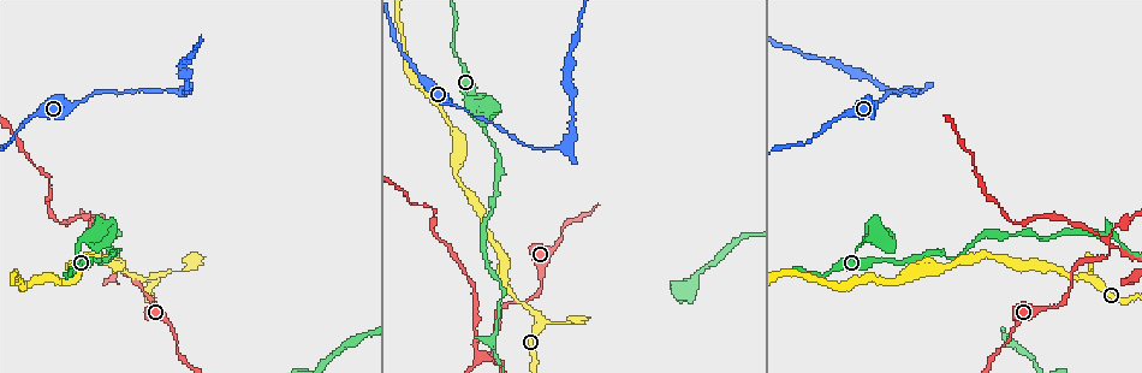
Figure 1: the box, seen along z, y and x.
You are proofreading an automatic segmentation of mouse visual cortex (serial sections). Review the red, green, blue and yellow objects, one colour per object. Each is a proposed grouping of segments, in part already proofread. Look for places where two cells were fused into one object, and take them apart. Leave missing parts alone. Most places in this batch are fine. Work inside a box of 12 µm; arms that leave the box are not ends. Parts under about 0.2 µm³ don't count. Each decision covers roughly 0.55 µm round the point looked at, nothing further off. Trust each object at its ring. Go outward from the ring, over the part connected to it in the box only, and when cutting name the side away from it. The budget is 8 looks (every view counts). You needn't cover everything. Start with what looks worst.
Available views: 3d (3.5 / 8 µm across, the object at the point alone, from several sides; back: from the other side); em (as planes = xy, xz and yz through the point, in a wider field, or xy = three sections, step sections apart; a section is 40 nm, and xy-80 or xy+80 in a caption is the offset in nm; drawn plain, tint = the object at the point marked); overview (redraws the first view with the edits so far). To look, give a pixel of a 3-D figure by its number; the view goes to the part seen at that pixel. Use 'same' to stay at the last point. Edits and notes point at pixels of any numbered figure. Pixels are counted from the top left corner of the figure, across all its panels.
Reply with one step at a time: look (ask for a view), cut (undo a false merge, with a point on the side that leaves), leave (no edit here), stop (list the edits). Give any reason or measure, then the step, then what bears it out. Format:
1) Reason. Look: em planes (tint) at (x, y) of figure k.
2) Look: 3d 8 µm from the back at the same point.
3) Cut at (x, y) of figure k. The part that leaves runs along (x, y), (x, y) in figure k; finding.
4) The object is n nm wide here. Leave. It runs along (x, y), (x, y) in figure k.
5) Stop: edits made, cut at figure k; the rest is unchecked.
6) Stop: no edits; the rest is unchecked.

Looks like a crossing. Look: 3d 3.5 µm at (476, 343) of figure 1.

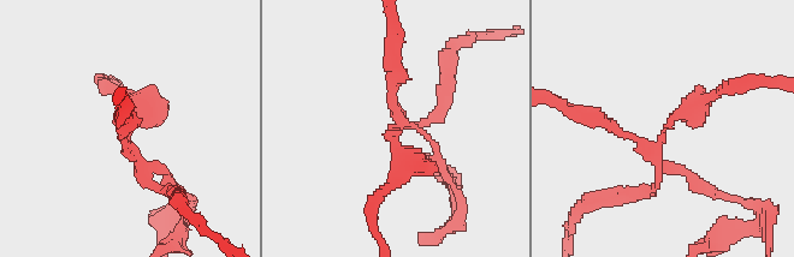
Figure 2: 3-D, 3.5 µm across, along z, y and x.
Shape alone is not enough. Look: em xy step 3 (tint) at (128, 150) of figure 2.

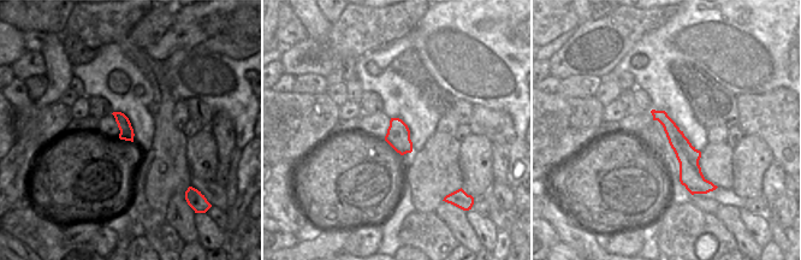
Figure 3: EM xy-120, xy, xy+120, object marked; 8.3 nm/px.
4 arms meet here; the arms are 100, 200, 200, 200 nm wide. Cut at (701, 184) of figure 2. A border runs along (680, 130), (681, 149), (698, 163) in figure 3; a second cell is stuck on.

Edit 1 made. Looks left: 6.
Look: overview.

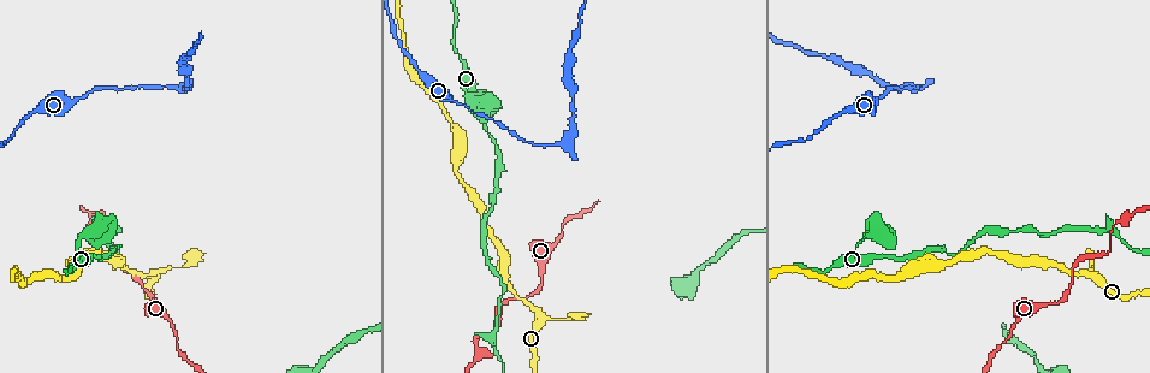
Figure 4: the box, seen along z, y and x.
Sharp bend. Look: 3d 3.5 µm at (873, 233) of figure 4.

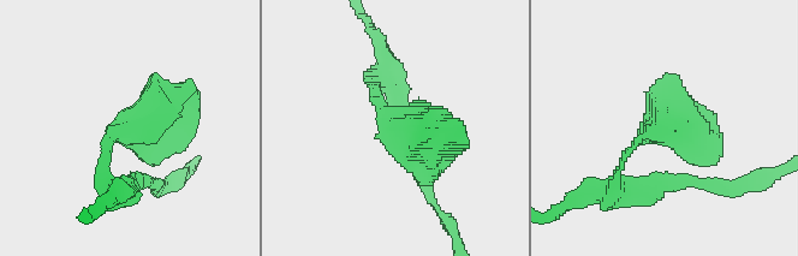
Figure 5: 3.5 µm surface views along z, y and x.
Look: em planes (tint) at (124, 128) of figure 5.

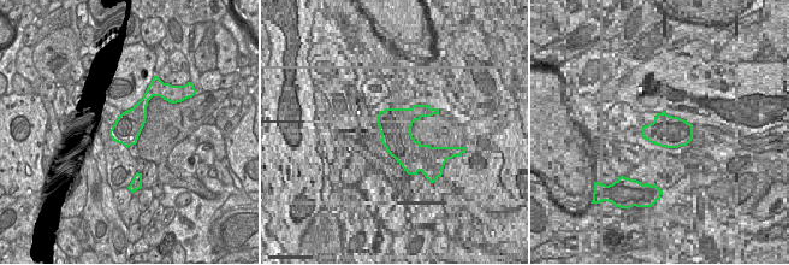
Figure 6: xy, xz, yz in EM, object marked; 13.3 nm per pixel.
Look: em xy step 1 (tint) at the same point.

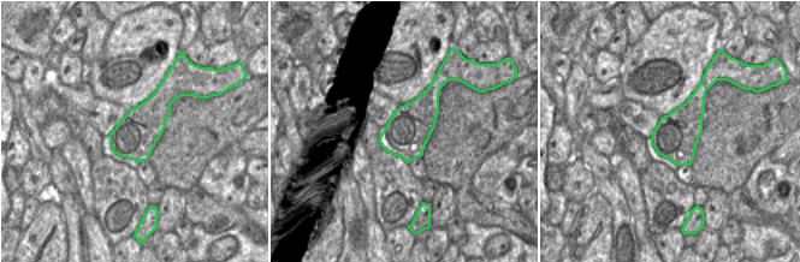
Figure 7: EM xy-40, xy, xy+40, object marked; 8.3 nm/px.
Leave. It runs along (613, 189), (641, 137), (690, 129), (682, 96) in figure 5; all the same cell.

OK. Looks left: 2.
Sharp bend. Look: 3d 3.5 µm at (574, 112) of figure 4.

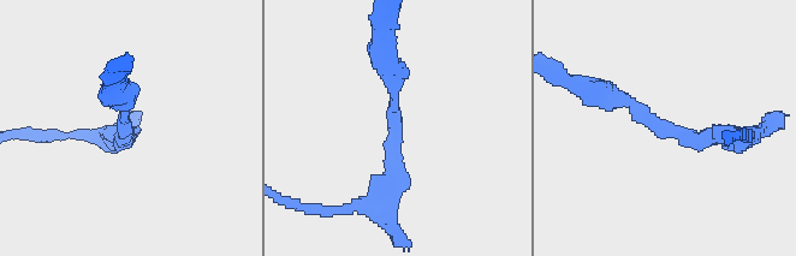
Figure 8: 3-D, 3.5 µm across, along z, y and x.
The arms are 200, 300 nm wide; shape alone is not enough. Look: em xy step 5 (tint) at (392, 132) of figure 8.

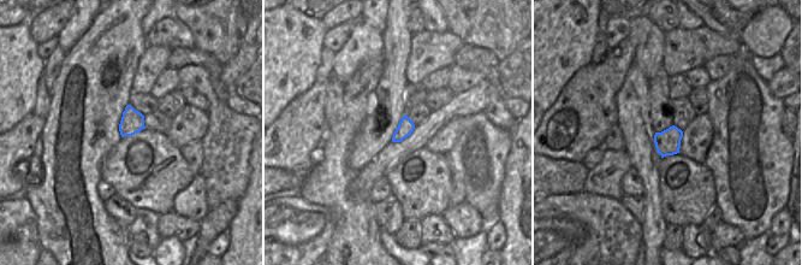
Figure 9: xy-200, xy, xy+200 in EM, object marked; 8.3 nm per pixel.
Leave. It runs along (741, 138), (670, 135), (606, 94) in figure 8; one cell here.

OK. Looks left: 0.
Stop: edits made, cut at figure 2; the rest is unchecked.

